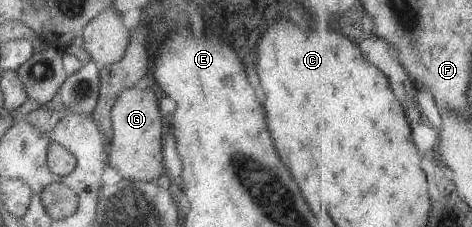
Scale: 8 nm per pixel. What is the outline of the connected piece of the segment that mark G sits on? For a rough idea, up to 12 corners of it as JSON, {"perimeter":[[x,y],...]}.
{"perimeter":[[149,87],[111,109],[108,164],[131,181],[165,170],[161,115]]}

